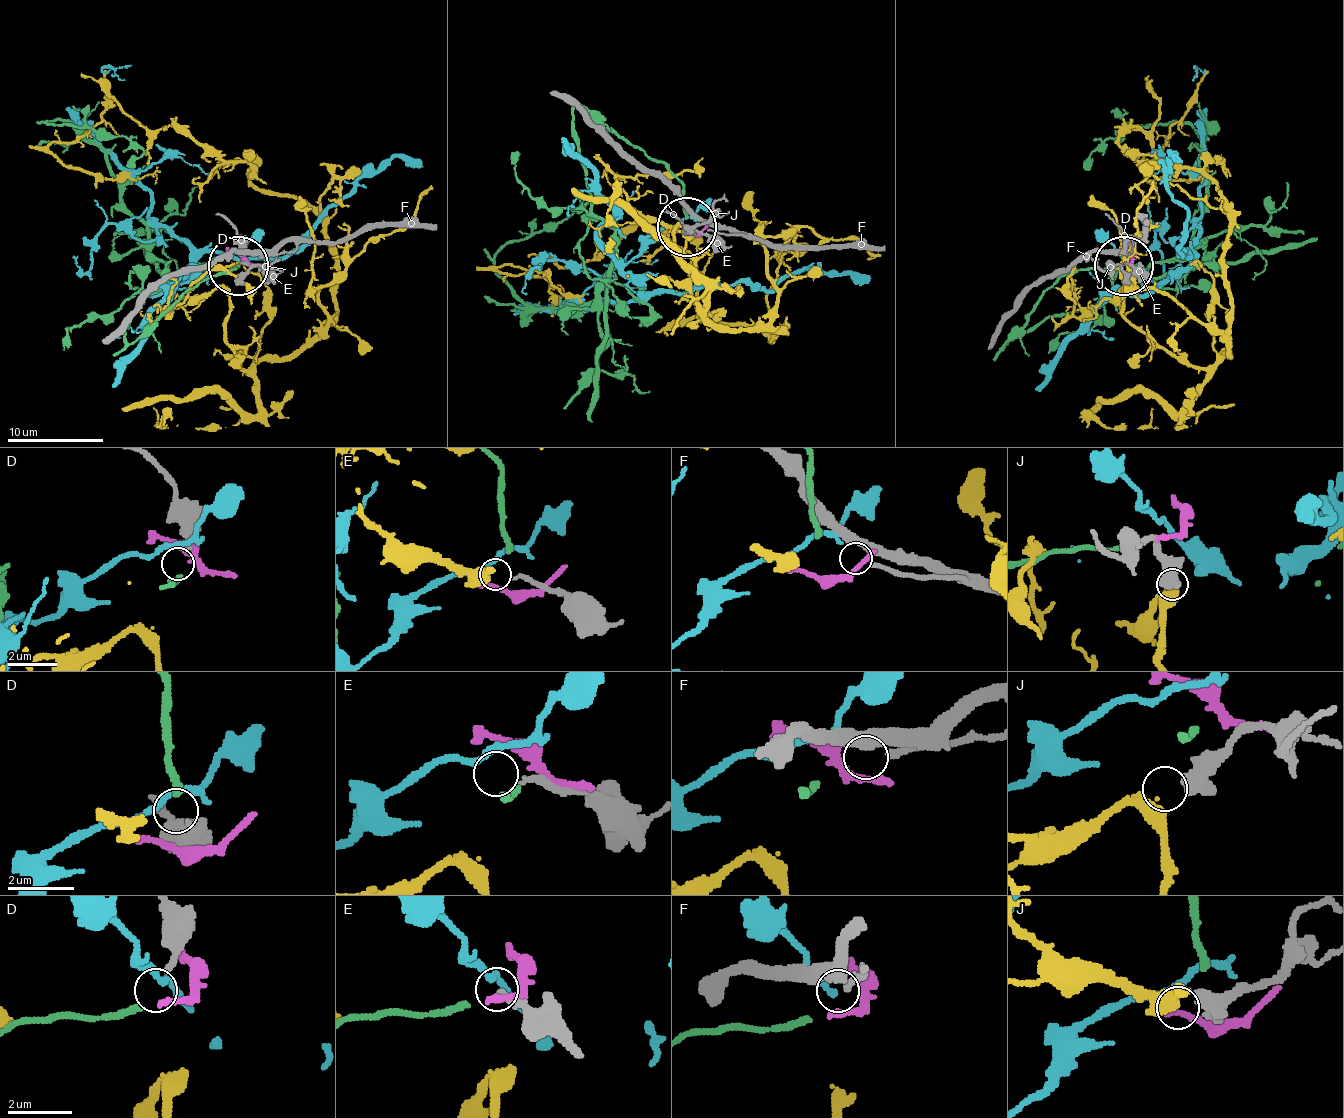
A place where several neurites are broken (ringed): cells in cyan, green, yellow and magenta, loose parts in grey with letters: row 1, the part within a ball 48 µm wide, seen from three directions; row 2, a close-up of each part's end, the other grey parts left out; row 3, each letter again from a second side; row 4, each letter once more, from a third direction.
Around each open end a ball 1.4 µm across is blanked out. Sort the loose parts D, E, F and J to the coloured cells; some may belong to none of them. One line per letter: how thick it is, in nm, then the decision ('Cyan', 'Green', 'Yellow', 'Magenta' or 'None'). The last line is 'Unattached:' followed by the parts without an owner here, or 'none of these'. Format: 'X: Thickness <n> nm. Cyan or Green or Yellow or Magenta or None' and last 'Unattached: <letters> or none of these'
D: Thickness 260 nm. Green
E: Thickness 160 nm. Cyan
F: Thickness 130 nm. None
J: Thickness 650 nm. Yellow
Unattached: F

